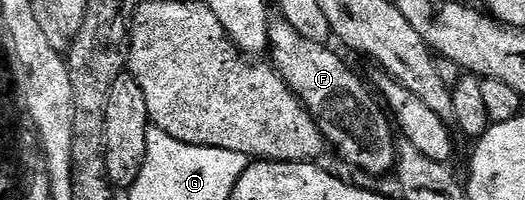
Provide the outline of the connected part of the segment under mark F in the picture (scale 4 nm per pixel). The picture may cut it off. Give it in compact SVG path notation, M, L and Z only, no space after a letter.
M273 17L268 23L268 48L270 51L270 64L286 80L286 84L300 97L310 116L318 124L325 143L334 149L335 157L346 160L346 164L352 164L370 174L388 176L396 168L396 138L394 126L386 113L385 107L368 92L363 82L355 72L339 58L329 47L322 42L306 40L290 28L290 24L284 18Z

